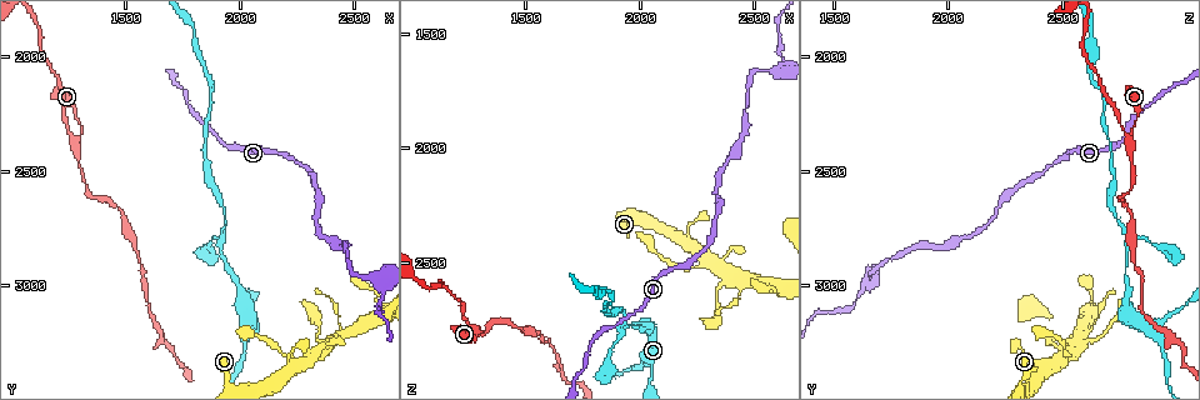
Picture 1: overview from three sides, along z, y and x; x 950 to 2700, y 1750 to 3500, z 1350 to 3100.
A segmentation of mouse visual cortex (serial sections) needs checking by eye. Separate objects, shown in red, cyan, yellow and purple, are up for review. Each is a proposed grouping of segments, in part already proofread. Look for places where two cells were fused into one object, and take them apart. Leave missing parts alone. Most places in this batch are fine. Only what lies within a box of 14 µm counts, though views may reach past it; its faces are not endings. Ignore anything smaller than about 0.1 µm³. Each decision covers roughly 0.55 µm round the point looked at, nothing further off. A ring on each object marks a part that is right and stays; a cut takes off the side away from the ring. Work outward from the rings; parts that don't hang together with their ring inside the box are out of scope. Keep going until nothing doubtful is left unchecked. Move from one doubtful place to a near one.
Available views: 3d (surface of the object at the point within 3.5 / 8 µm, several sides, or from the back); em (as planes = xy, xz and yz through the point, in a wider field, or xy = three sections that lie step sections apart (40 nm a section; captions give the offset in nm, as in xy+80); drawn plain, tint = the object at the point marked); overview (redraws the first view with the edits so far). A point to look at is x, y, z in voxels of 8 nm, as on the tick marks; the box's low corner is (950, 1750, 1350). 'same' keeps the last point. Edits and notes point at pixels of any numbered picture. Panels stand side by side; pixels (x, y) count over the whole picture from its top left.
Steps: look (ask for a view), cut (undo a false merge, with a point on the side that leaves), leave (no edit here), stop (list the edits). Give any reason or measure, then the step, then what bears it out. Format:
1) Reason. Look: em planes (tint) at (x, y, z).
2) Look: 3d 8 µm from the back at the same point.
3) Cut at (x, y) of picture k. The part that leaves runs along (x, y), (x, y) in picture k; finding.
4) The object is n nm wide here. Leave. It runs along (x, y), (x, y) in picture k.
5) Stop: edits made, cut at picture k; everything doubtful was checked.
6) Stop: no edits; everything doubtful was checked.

Arms part here. Look: 3d 3.5 µm at (1920, 2790, 2810).

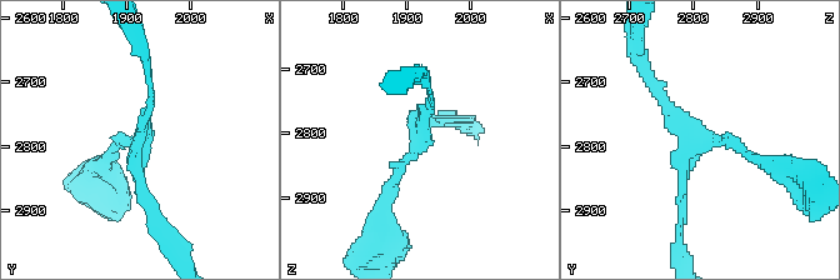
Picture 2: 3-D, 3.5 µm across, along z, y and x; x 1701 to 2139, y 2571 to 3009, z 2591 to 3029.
3 arms meet here; the arms are 150, 150, 150 nm wide. Look: em planes (tint) at (1925, 2795, 2800).

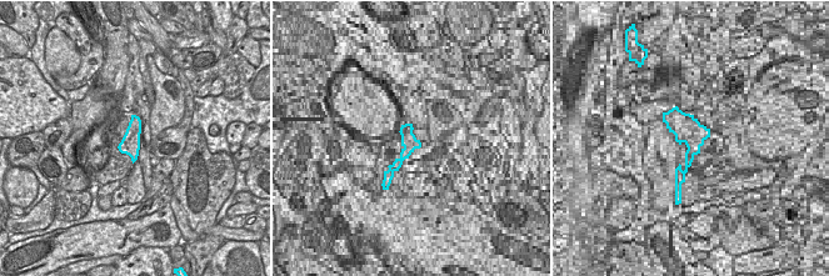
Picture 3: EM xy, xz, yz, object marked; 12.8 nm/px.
Cut it another way. Look: em xy step 2 (tint) at the same point.

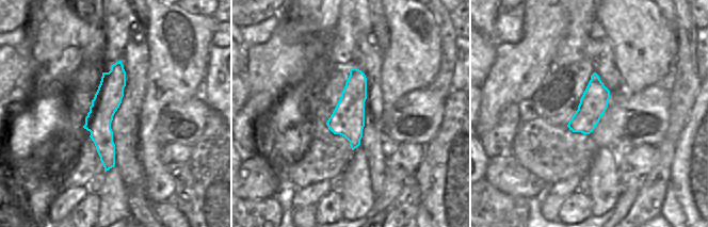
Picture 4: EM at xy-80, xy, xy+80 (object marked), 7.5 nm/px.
Leave. It runs along (681, 216), (695, 140), (650, 75) in picture 2; one cell here.

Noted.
Sudden change in width. Look: 3d 3.5 µm at (1280, 2350, 2800).

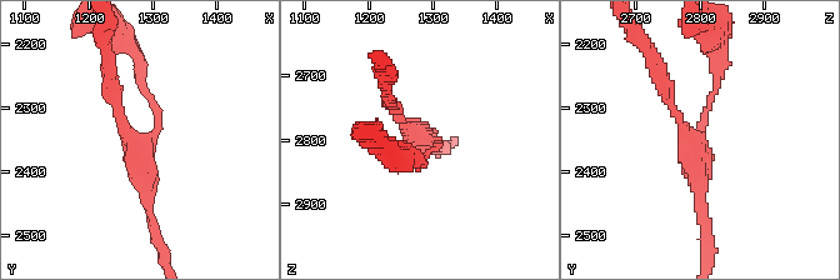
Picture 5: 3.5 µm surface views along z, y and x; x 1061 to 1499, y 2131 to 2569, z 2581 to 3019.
Look: em xy step 5 (tint) at (1285, 2350, 2800).

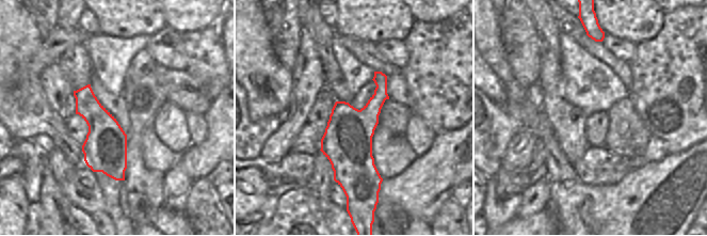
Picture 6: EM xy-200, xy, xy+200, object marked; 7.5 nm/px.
Leave. All the same cell.

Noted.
Narrows sharply. Look: 3d 8 µm at (2630, 3060, 1590).

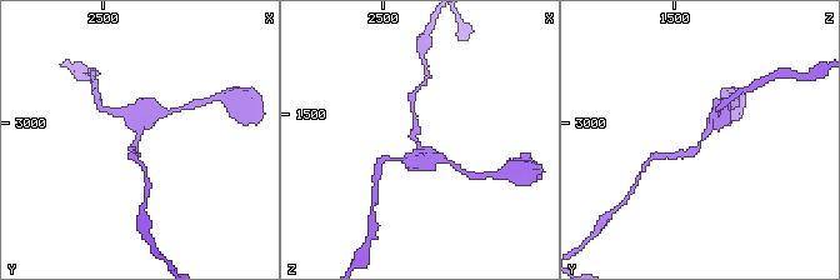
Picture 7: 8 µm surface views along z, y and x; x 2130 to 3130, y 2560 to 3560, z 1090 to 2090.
Look: em planes (tint) at (2620, 3070, 1610).

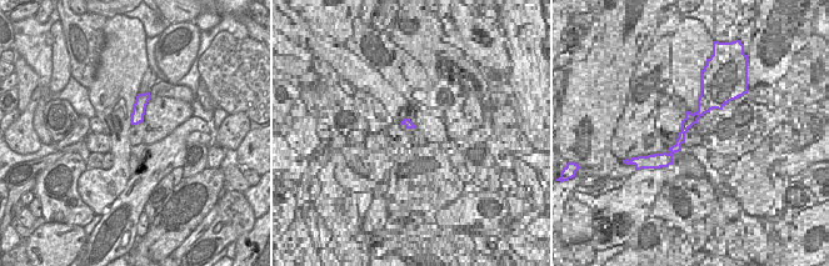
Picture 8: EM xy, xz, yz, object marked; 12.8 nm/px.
Leave. It runs along (720, 116), (696, 150), (674, 155) in picture 7; one cell here.

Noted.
Stop: no edits; everything doubtful was checked.

